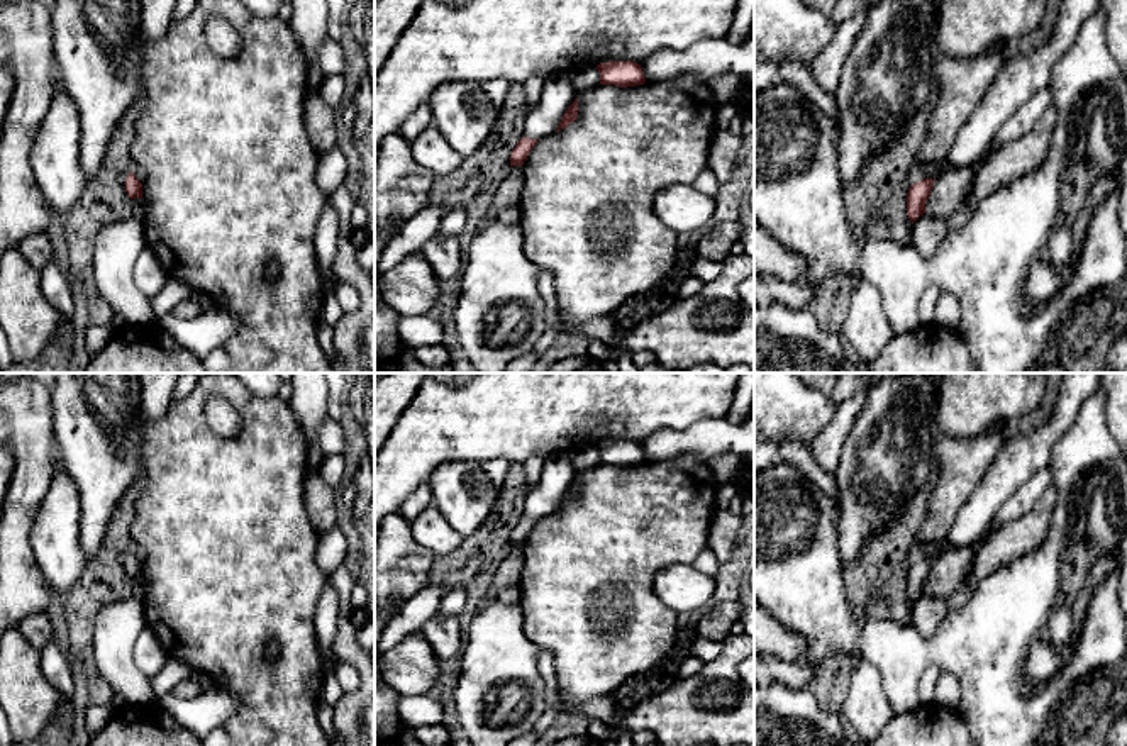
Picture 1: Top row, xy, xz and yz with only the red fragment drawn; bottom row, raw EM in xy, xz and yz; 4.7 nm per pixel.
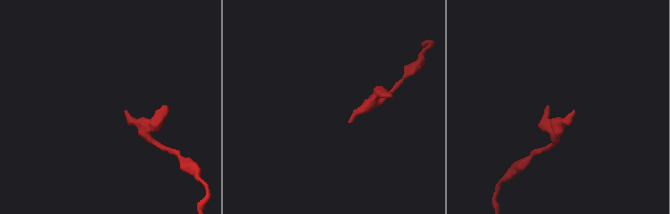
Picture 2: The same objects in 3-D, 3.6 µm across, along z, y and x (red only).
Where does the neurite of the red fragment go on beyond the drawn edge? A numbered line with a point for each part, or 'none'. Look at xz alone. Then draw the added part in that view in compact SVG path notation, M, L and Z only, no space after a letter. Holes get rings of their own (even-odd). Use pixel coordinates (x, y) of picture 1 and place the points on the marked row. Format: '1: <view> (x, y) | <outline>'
none

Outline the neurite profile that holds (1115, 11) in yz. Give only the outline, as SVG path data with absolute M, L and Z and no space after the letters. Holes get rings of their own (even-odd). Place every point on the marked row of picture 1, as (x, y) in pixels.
M1103 0L1107 12L1107 41L1127 78L1127 0Z

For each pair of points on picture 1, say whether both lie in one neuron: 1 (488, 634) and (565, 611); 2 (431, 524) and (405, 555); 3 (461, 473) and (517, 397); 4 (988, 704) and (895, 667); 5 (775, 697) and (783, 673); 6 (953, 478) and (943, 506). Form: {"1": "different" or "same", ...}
{"1": "different", "2": "different", "3": "different", "4": "same", "5": "different", "6": "same"}

